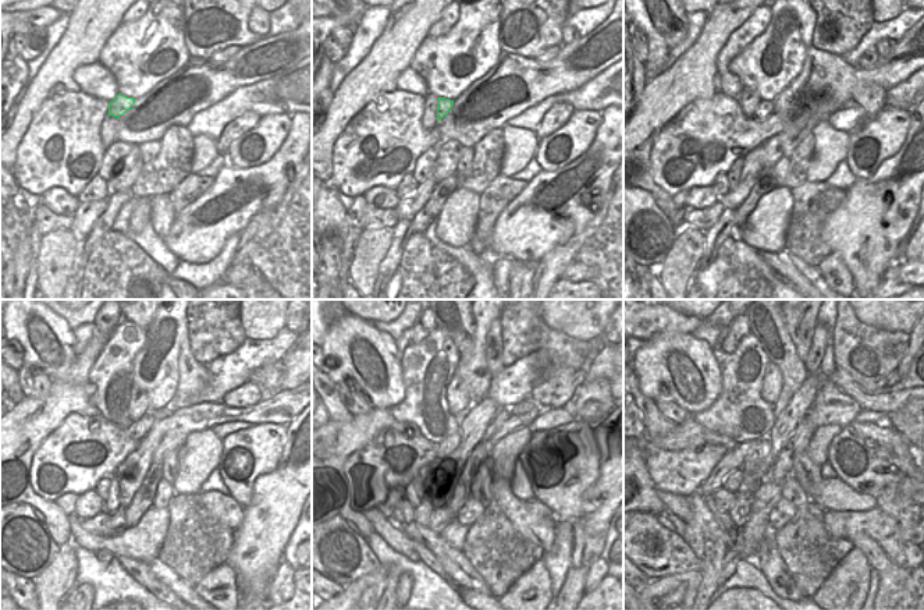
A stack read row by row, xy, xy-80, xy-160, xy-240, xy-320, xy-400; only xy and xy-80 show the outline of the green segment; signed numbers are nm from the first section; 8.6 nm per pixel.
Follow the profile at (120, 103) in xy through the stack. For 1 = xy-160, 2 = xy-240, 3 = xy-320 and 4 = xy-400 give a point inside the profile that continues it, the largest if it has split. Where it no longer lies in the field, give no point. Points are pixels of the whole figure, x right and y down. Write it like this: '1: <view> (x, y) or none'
1: xy-160 (766, 107)
2: xy-240 (138, 431)
3: xy-320 (445, 450)
4: xy-400 (759, 464)

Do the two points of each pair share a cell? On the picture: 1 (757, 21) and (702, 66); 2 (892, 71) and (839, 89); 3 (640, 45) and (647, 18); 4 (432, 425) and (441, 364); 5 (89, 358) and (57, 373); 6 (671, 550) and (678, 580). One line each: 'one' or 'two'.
1: two
2: one
3: two
4: one
5: two
6: two

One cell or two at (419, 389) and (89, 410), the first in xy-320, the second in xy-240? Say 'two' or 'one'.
two

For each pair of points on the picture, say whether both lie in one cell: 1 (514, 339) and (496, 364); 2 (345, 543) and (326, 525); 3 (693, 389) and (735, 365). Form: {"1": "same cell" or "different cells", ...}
{"1": "different cells", "2": "same cell", "3": "different cells"}

